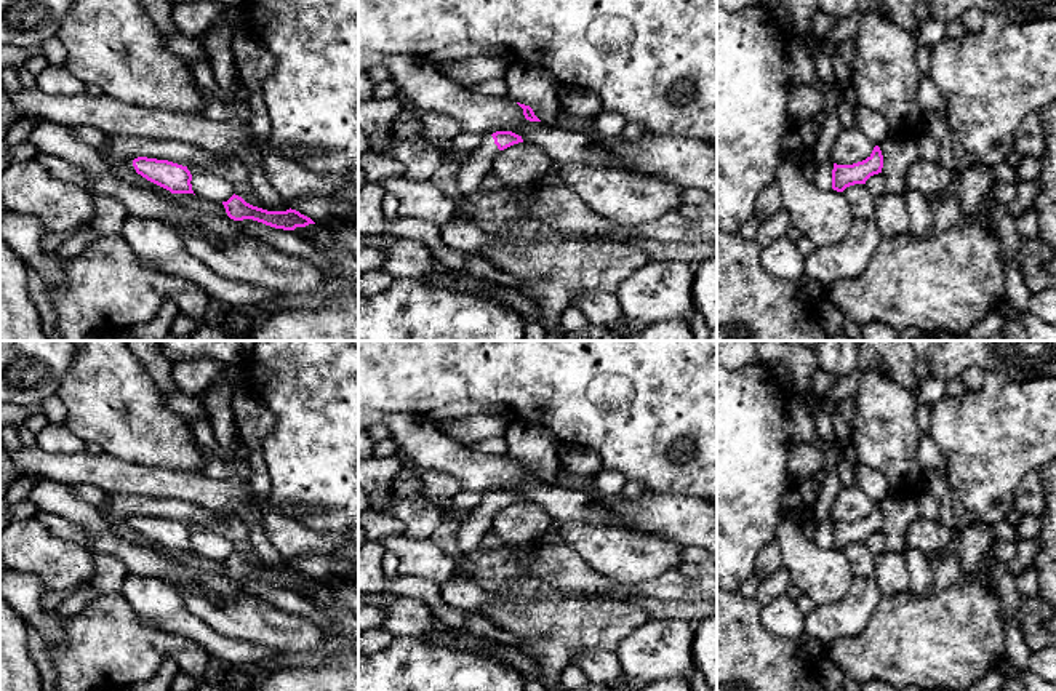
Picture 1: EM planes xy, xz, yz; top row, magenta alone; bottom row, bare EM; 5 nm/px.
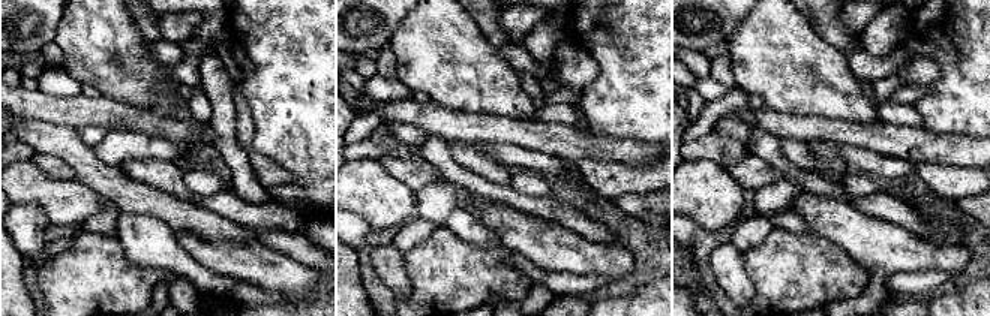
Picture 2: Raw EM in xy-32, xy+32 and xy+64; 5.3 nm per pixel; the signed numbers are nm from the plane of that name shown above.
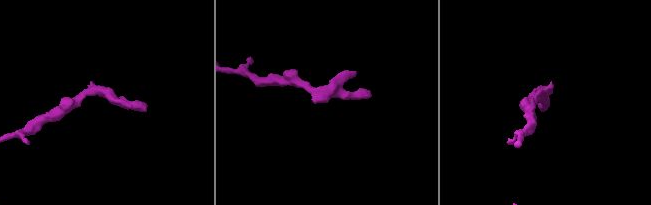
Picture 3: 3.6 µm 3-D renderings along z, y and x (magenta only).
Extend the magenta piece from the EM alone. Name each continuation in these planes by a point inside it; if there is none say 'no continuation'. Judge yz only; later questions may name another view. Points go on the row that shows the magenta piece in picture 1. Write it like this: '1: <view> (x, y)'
no continuation

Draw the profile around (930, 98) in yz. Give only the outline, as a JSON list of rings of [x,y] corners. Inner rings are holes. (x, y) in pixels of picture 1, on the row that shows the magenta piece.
[[[922,77],[918,106],[922,114],[942,112],[946,109],[946,98],[930,77]]]

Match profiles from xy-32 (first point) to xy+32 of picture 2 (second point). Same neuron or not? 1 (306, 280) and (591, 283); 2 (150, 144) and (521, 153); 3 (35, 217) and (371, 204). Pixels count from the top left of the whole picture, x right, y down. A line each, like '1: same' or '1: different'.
1: different
2: same
3: different

